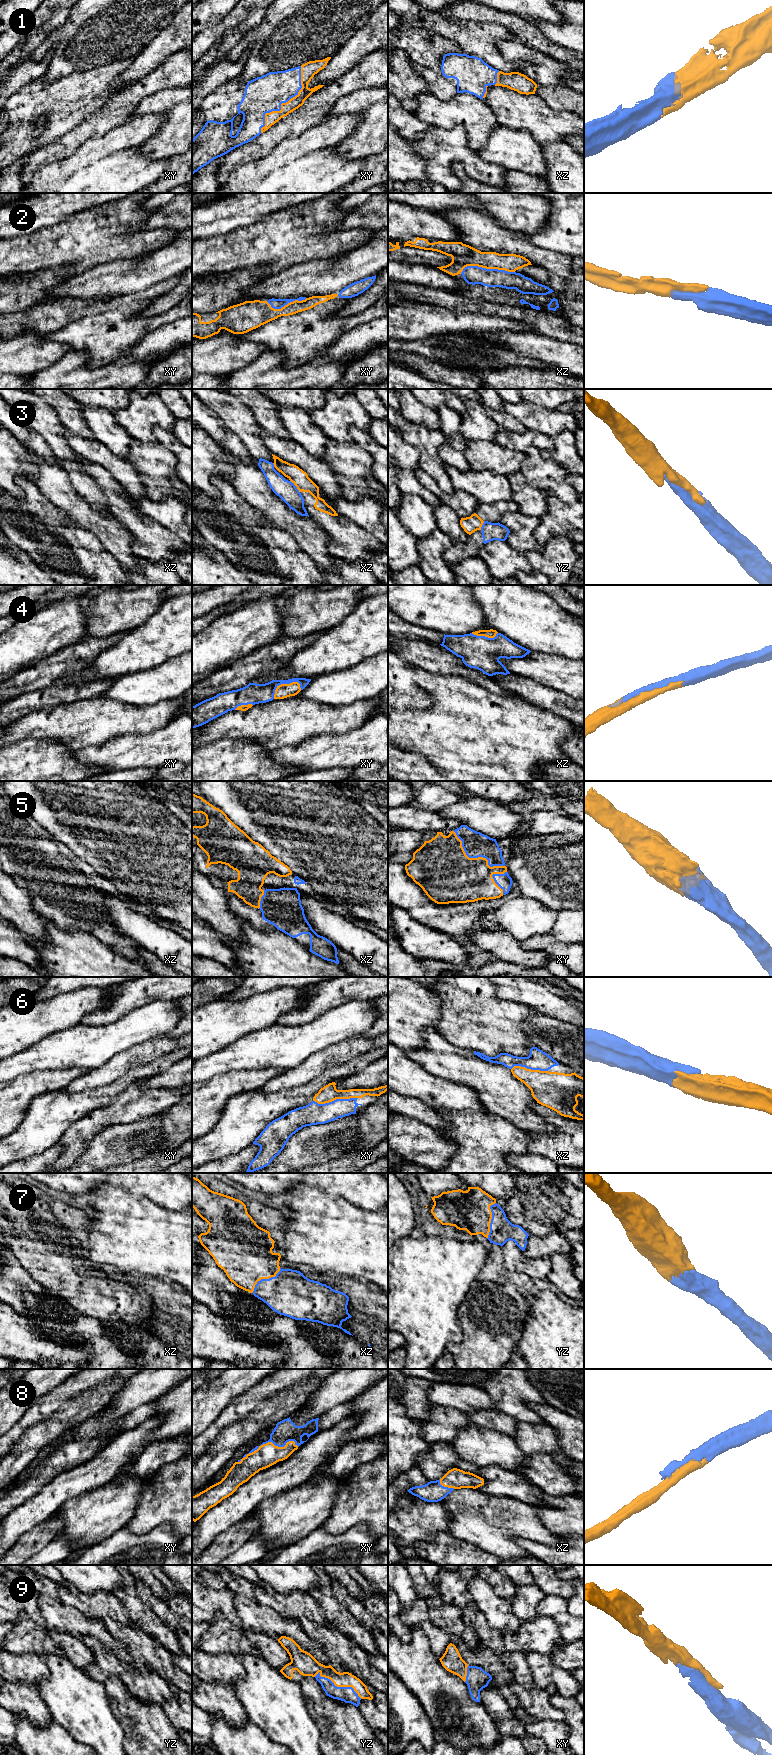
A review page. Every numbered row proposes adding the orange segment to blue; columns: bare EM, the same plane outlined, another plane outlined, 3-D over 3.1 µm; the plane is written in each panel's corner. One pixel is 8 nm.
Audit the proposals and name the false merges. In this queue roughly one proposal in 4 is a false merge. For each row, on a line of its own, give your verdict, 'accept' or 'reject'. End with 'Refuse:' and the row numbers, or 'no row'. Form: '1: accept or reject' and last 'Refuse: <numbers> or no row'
1: accept
2: accept
3: reject
4: accept
5: accept
6: accept
7: accept
8: accept
9: accept
Refuse: 3

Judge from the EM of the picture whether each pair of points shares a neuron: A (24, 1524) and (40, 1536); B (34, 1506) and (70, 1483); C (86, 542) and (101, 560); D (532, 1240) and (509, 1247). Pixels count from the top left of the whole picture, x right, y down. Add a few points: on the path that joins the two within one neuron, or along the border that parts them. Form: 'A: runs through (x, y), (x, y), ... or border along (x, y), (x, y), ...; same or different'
A: border along (50, 1517), (25, 1532), (13, 1544); different
B: runs through (43, 1505), (61, 1489); same
C: runs through (89, 546), (97, 556); same
D: border along (521, 1251), (526, 1257), (545, 1257); different

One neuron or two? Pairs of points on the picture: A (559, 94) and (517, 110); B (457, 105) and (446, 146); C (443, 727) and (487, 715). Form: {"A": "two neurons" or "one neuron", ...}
{"A": "two neurons", "B": "two neurons", "C": "one neuron"}

